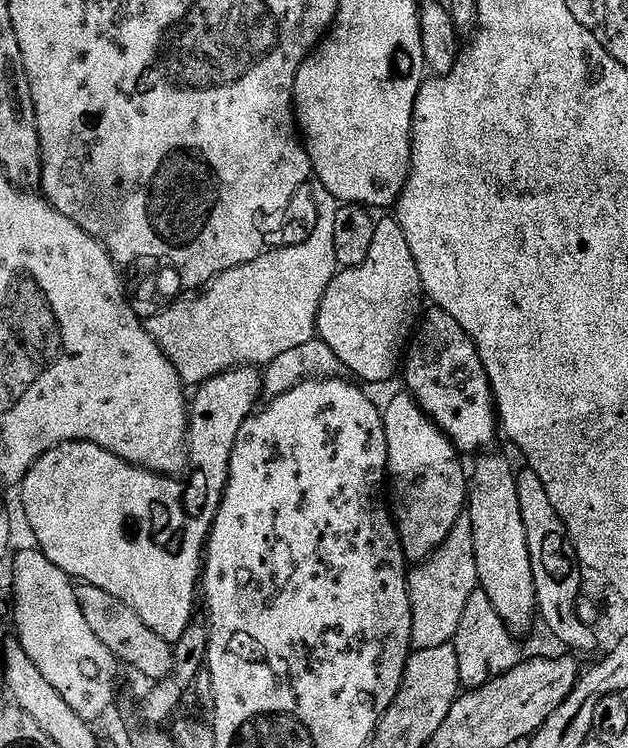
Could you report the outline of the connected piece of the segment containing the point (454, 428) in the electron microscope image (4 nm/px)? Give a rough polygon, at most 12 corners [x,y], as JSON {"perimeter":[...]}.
{"perimeter":[[431,307],[402,370],[457,451],[477,453],[498,418],[479,349]]}

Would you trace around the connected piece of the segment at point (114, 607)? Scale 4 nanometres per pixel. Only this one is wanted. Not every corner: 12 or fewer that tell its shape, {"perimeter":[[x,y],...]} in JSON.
{"perimeter":[[83,582],[86,626],[148,682],[172,672],[172,644],[126,602]]}

